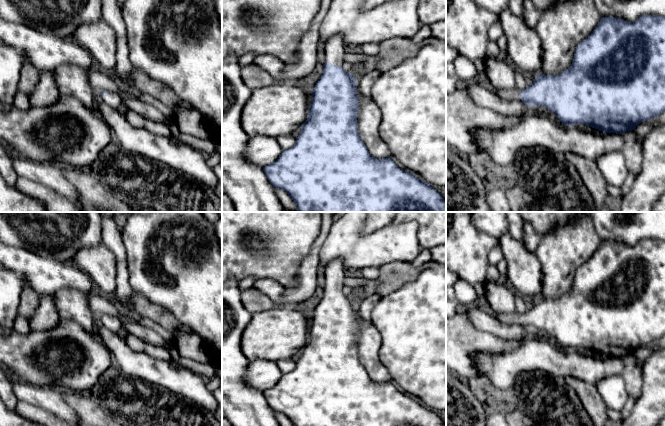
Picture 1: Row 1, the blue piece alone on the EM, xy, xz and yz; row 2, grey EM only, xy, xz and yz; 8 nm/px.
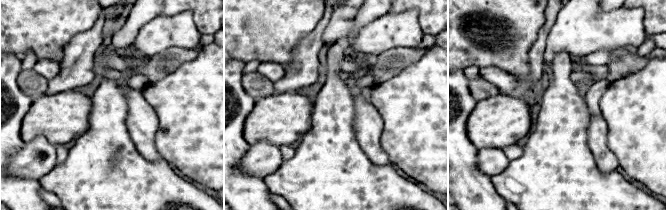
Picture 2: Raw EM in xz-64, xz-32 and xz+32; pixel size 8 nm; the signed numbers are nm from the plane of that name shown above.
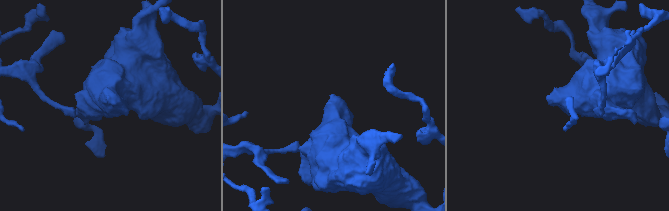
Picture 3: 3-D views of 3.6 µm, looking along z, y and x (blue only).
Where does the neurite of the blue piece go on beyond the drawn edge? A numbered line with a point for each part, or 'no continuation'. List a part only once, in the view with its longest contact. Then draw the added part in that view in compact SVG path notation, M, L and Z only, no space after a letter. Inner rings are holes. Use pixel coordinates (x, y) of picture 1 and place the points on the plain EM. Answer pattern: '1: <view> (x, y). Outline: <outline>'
1: xz (334, 275). Outline: M341 258L330 262L326 266L322 279L322 289L324 289L326 286L329 286L335 290L342 290L344 287L344 278L347 273L347 270L343 267Z

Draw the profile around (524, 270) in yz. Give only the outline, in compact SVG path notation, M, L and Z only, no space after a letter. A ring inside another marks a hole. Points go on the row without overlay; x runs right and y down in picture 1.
M509 231L499 238L499 245L507 265L509 285L520 295L541 298L542 267L536 253L528 251Z

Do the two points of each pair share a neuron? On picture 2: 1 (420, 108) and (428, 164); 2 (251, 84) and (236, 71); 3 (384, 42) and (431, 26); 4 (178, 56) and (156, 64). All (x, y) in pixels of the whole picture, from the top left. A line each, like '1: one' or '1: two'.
1: one
2: two
3: two
4: one

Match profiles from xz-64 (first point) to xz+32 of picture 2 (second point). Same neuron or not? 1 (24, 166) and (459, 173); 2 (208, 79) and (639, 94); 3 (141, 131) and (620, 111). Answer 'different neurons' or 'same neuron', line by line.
1: different neurons
2: same neuron
3: different neurons

